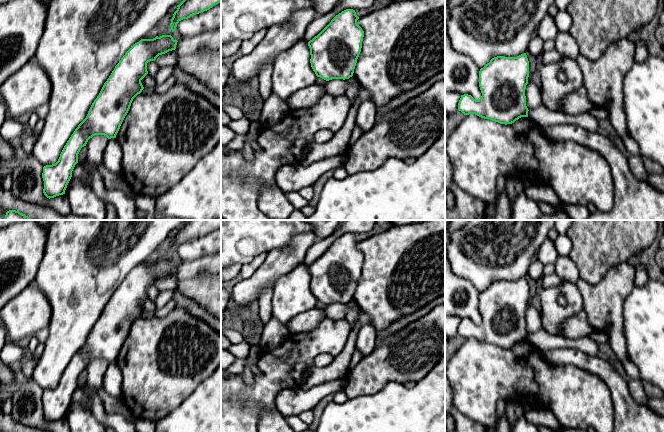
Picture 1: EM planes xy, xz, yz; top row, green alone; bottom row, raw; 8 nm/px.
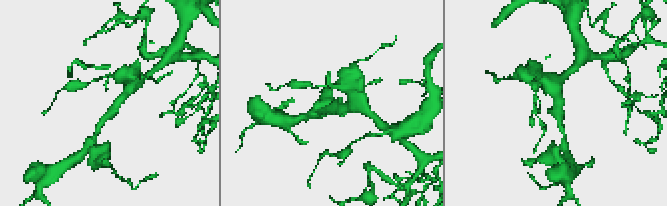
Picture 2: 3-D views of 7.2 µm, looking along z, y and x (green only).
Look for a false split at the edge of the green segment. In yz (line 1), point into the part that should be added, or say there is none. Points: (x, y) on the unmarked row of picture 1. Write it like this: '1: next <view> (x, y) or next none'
1: next none

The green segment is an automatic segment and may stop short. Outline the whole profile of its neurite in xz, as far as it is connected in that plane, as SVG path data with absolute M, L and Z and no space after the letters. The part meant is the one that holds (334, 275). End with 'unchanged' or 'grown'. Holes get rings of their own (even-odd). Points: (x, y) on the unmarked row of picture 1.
M346 233L308 266L311 291L317 301L329 305L353 300L364 261L358 243L355 234Z | unchanged

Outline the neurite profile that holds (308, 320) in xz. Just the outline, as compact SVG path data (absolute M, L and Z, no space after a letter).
M315 307L293 317L287 327L293 333L307 332L314 329L325 318L324 311Z

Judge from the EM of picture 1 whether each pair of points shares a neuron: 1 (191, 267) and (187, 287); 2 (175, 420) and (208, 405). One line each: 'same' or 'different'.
1: different
2: same

